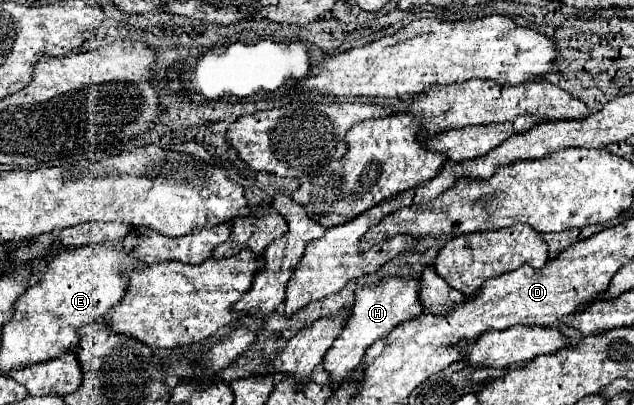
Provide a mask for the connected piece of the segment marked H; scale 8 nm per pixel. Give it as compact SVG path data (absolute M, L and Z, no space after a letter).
M390 276L382 278L378 284L364 286L354 292L354 308L352 314L342 330L342 334L334 340L334 344L324 354L324 370L330 374L330 382L340 386L346 380L360 380L364 376L364 354L380 338L386 338L398 324L404 320L414 320L424 312L420 304L420 278L404 278L404 276Z

